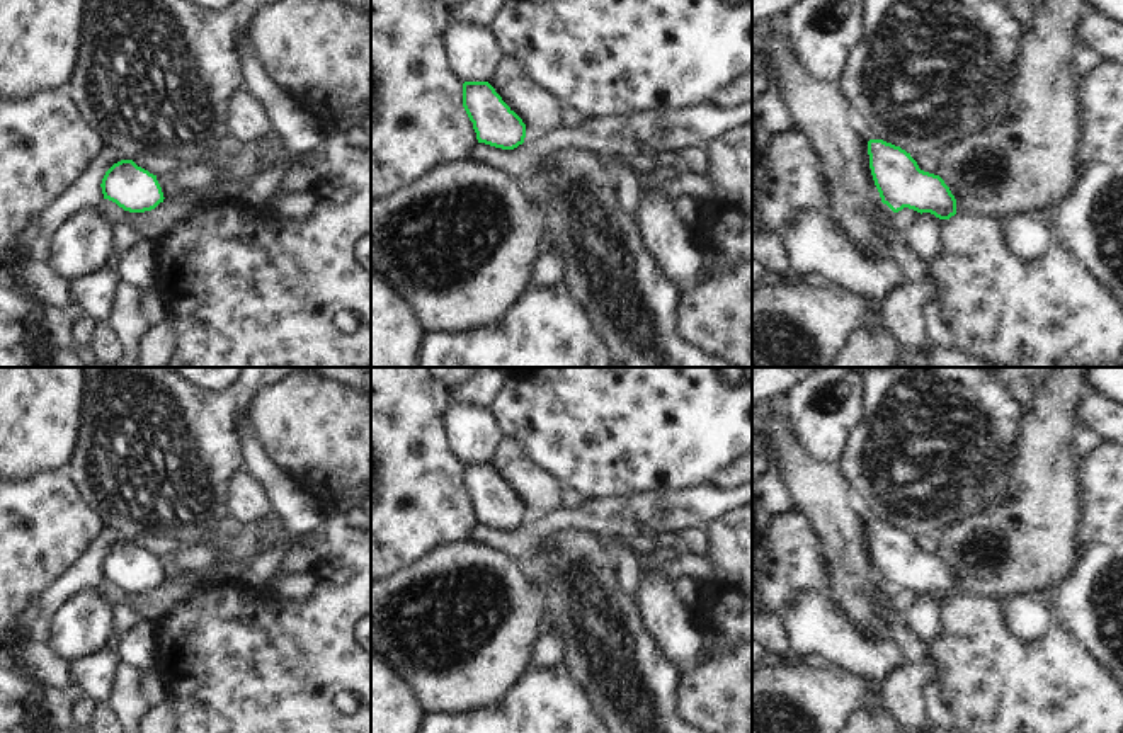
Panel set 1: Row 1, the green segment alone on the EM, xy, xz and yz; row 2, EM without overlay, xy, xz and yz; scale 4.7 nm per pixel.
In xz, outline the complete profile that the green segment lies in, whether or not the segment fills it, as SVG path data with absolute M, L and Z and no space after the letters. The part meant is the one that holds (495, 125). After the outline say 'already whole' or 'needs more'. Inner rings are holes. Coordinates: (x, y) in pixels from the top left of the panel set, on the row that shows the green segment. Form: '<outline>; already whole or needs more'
M465 82L463 107L478 143L502 150L514 150L524 143L526 124L488 82Z; already whole

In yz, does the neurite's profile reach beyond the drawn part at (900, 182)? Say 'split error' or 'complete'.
complete

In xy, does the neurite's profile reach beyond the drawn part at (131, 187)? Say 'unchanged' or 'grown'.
unchanged

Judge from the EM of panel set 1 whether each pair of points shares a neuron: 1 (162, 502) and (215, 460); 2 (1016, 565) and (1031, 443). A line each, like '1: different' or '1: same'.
1: same
2: same

